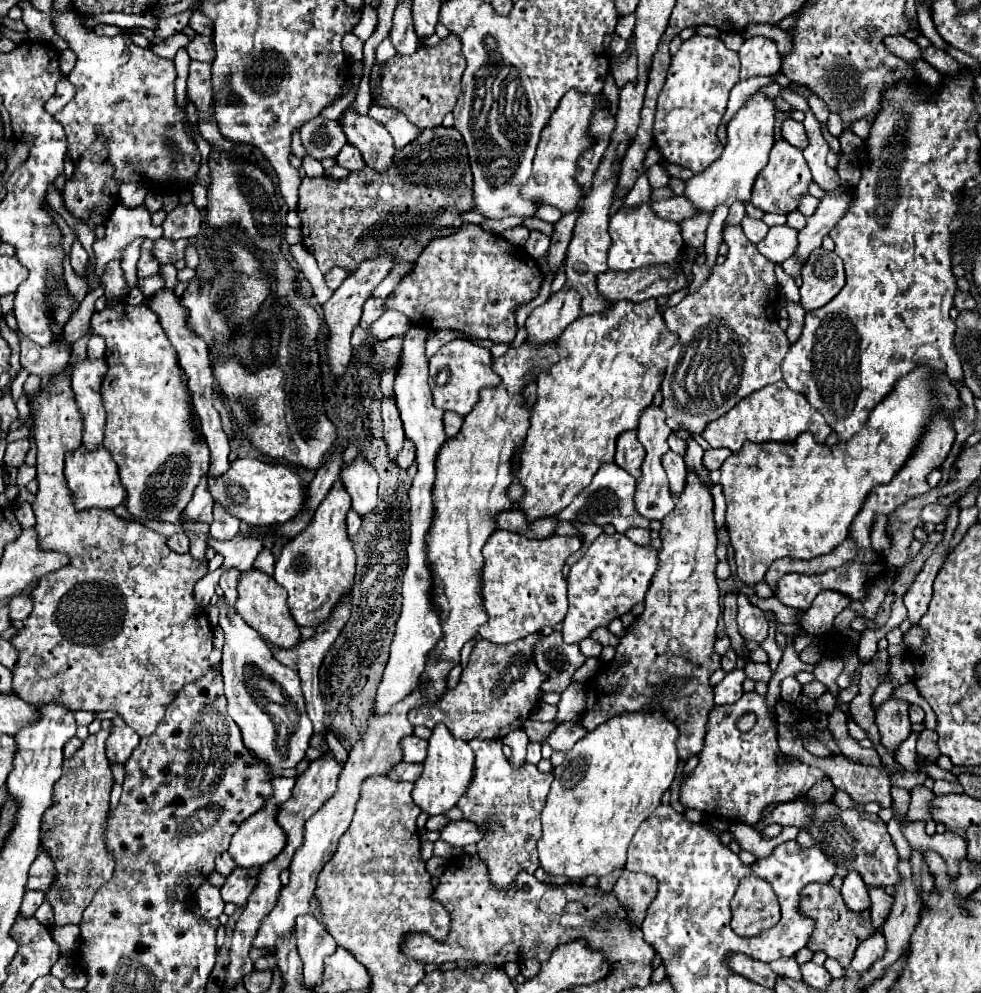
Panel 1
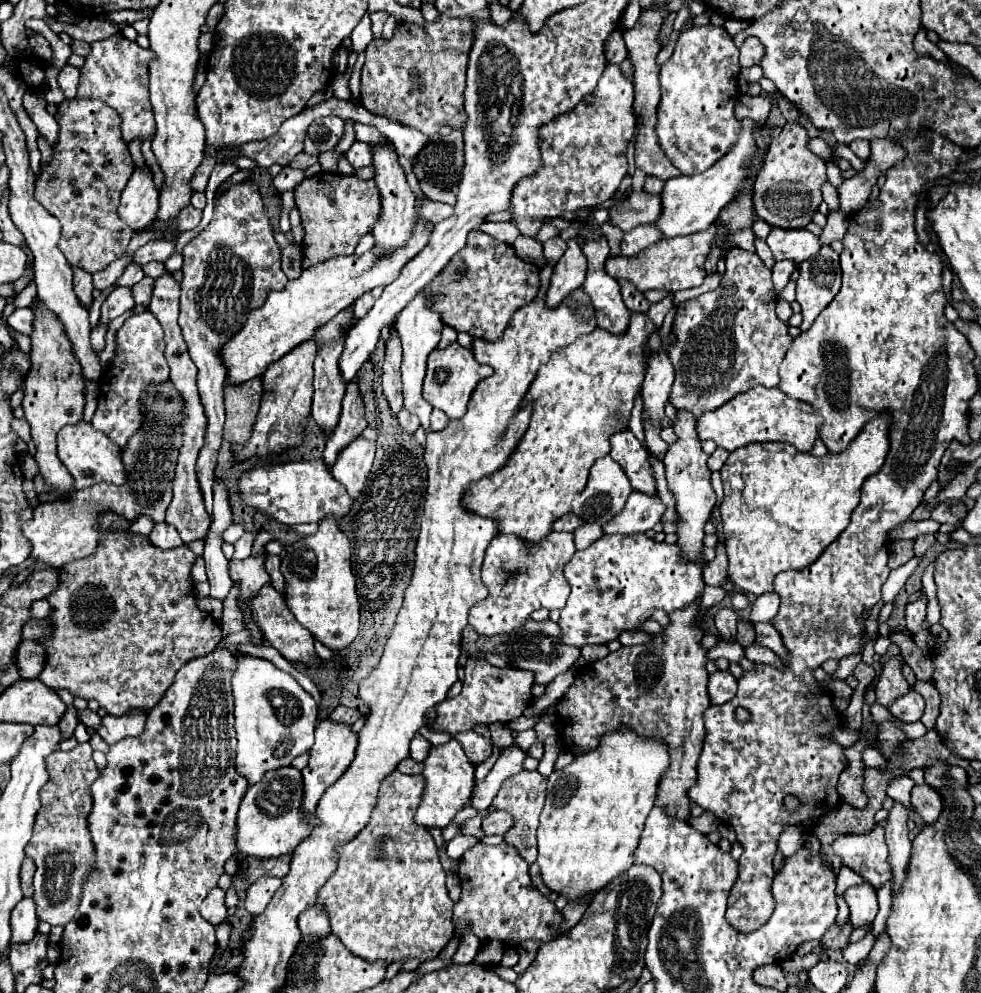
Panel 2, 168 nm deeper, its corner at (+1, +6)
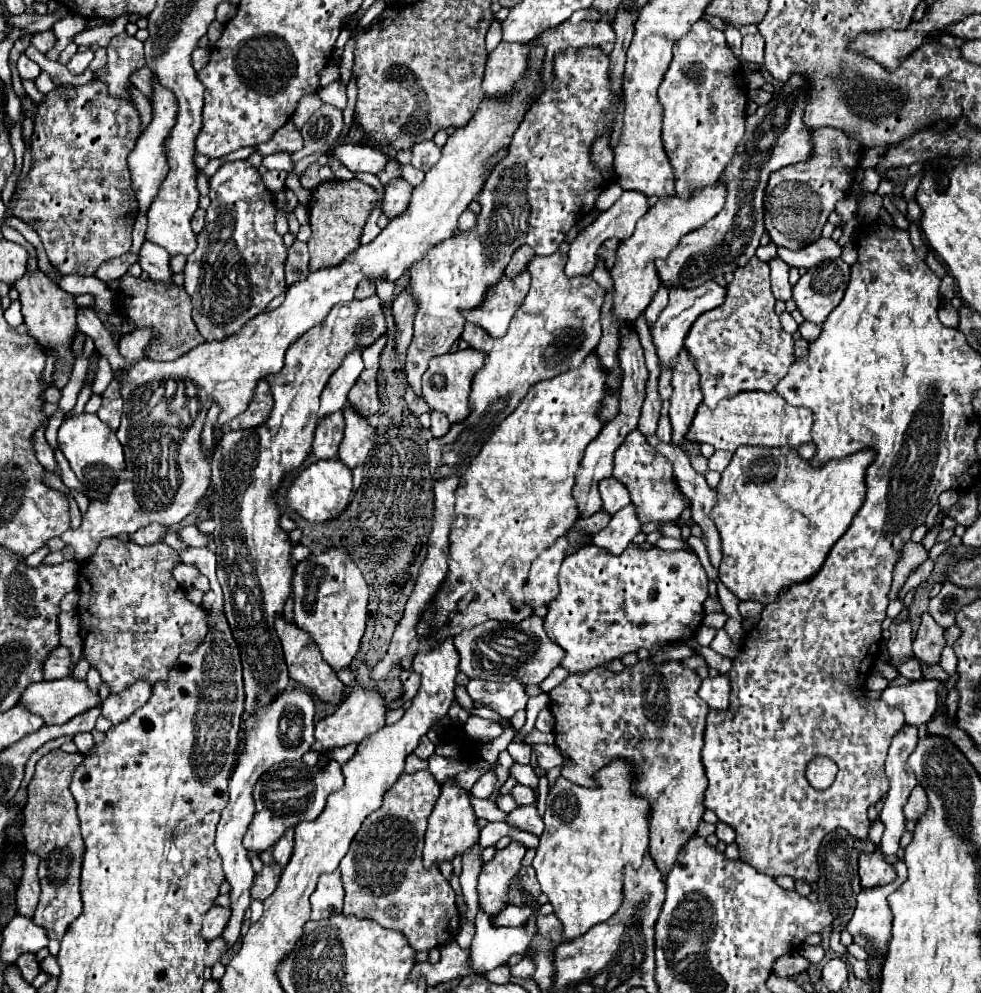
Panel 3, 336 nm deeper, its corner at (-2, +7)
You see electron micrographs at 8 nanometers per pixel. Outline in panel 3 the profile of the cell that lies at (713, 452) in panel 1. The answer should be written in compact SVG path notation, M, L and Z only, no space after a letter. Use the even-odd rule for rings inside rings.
M716 451L716 453L708 459L708 467L710 467L712 471L722 473L722 471L728 467L730 459L732 459L732 453L730 453L730 451Z

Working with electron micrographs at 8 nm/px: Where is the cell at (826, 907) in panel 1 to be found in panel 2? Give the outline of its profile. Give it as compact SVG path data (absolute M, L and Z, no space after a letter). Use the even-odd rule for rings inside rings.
M849 920L843 922L843 924L835 922L835 924L831 924L831 928L823 934L821 946L843 952L843 950L851 944L849 938L851 938L851 932L853 932L853 930L855 930L855 928L851 928L851 922L849 922Z

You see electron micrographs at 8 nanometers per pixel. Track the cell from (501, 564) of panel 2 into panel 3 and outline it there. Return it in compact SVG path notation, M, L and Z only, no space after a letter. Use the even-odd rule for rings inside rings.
M566 537L556 539L552 547L548 547L530 569L528 583L524 587L526 603L530 607L540 607L550 603L558 595L558 569L566 557L570 543Z

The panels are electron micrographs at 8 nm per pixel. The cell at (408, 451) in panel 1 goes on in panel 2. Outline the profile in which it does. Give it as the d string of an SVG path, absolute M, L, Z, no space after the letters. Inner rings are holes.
M405 408L397 414L397 420L399 420L399 426L401 426L407 434L415 434L415 430L419 428L419 420L415 420L415 416L411 416Z

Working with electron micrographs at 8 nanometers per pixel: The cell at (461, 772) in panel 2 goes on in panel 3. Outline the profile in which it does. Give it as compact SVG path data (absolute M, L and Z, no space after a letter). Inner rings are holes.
M448 779L442 785L442 793L428 819L426 847L424 847L424 867L426 869L430 869L432 865L440 865L442 861L452 861L458 855L464 855L468 849L472 849L478 843L478 837L480 837L480 829L476 825L476 815L470 805L468 791L464 791L452 783L454 783L454 779Z

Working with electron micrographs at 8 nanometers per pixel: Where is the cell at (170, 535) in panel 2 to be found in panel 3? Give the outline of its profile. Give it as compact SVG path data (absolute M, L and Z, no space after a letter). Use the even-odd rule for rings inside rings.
M152 523L152 525L146 525L142 529L138 529L134 535L130 535L130 541L136 543L136 545L152 545L152 543L158 543L160 537L166 533L168 529L164 525L158 525L158 523Z

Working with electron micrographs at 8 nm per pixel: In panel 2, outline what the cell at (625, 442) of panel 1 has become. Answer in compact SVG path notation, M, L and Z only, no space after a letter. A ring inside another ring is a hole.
M619 430L611 436L611 454L609 454L629 476L633 490L655 494L655 478L647 458L647 450L633 436L631 430Z

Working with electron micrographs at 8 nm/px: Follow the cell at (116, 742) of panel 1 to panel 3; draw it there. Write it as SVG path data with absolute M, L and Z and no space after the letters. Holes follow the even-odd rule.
M140 679L132 683L124 693L108 695L108 699L102 703L102 715L110 719L114 725L122 723L150 699L150 693L152 693L152 683Z

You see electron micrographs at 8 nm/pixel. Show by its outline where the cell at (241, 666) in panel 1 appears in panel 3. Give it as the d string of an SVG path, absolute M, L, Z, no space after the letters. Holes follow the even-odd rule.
M288 689L282 695L278 695L276 701L272 701L268 707L258 709L248 721L246 721L246 749L240 757L240 763L230 779L230 801L226 809L222 811L218 829L216 829L216 851L222 859L222 869L226 875L226 881L230 883L230 921L226 929L222 931L222 939L226 943L226 949L234 947L240 935L244 911L250 907L250 885L254 881L254 869L248 861L246 849L242 845L242 835L246 833L246 827L254 815L254 799L252 789L258 777L268 771L272 765L286 761L286 759L300 759L306 751L312 749L314 743L314 701L304 693L302 689Z

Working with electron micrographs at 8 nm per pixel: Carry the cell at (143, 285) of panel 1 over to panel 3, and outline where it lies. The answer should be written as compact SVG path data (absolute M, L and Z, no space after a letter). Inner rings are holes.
M124 275L120 281L120 291L124 295L124 313L126 319L134 321L136 329L150 329L154 339L150 341L148 359L152 361L174 361L182 357L192 347L204 343L206 339L198 333L192 321L192 301L186 295L184 287L154 283L152 279L140 279L132 275Z

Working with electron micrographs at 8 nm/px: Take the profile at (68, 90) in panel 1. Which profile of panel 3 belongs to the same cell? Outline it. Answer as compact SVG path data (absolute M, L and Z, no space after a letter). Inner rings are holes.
M88 49L88 51L78 51L72 59L70 59L70 63L66 65L72 73L76 73L76 75L80 75L80 73L84 73L84 69L90 65L90 61L92 61L92 57L94 57L94 53Z

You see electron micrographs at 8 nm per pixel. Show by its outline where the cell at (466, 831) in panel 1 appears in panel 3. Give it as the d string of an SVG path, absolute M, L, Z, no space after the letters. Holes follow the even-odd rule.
M516 807L512 813L508 813L508 825L528 831L536 837L540 837L544 831L544 823L536 807Z

